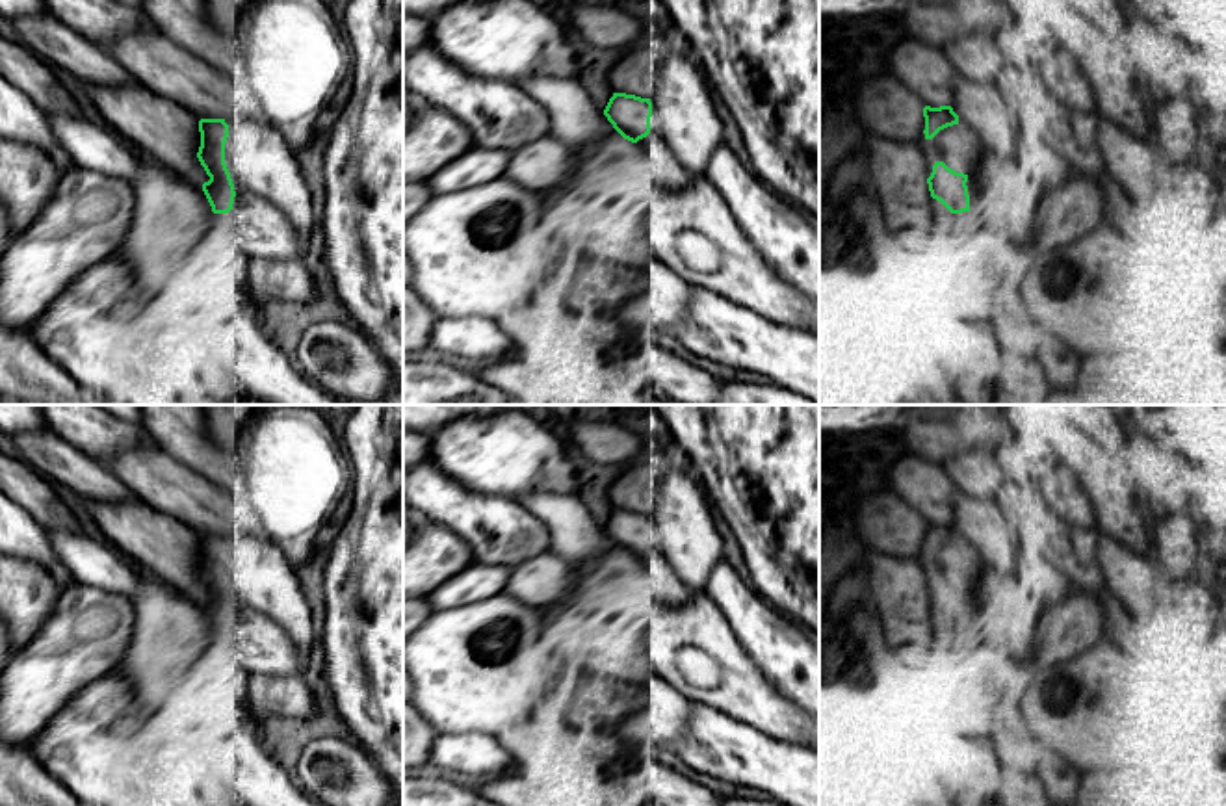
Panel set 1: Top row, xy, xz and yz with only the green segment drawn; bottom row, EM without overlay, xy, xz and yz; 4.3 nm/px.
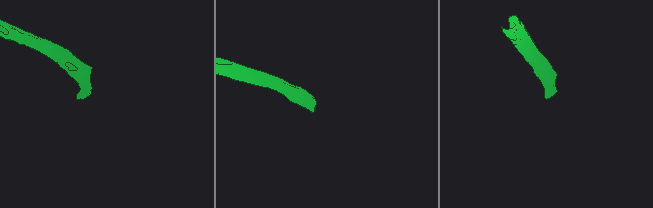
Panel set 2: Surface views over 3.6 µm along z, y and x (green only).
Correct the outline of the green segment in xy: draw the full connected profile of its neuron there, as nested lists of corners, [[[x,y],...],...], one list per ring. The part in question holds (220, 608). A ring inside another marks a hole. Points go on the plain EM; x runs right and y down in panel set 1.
[[[201,535],[201,563],[197,574],[210,592],[202,600],[202,607],[214,630],[228,630],[234,620],[234,600],[225,579],[225,559],[228,553],[228,540],[225,535]]]

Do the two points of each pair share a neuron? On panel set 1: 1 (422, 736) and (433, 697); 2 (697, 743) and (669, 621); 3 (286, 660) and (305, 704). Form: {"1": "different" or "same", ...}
{"1": "different", "2": "different", "3": "different"}

